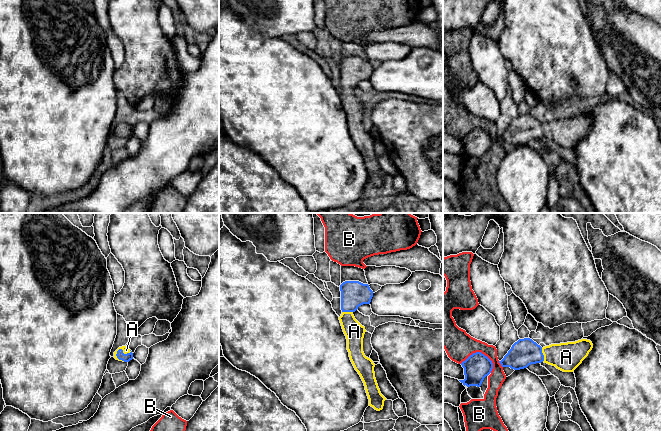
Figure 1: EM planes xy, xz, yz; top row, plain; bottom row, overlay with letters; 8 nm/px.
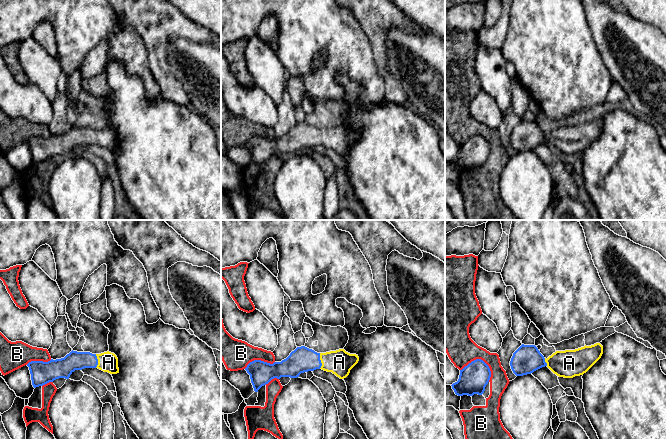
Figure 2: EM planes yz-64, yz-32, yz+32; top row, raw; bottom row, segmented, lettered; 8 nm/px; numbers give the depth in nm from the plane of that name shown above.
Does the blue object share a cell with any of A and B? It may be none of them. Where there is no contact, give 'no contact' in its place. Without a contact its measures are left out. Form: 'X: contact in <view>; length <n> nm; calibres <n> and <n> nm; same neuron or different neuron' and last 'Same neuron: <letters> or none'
A: contact in xy; length 140 nm; calibres 70 and 50 nm; same neuron
B: contact in yz; length 280 nm; calibres 220 and 240 nm; different neuron
Same neuron: A

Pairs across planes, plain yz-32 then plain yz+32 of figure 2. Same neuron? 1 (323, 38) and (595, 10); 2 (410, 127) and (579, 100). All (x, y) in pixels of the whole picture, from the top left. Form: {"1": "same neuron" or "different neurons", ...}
{"1": "different neurons", "2": "different neurons"}

